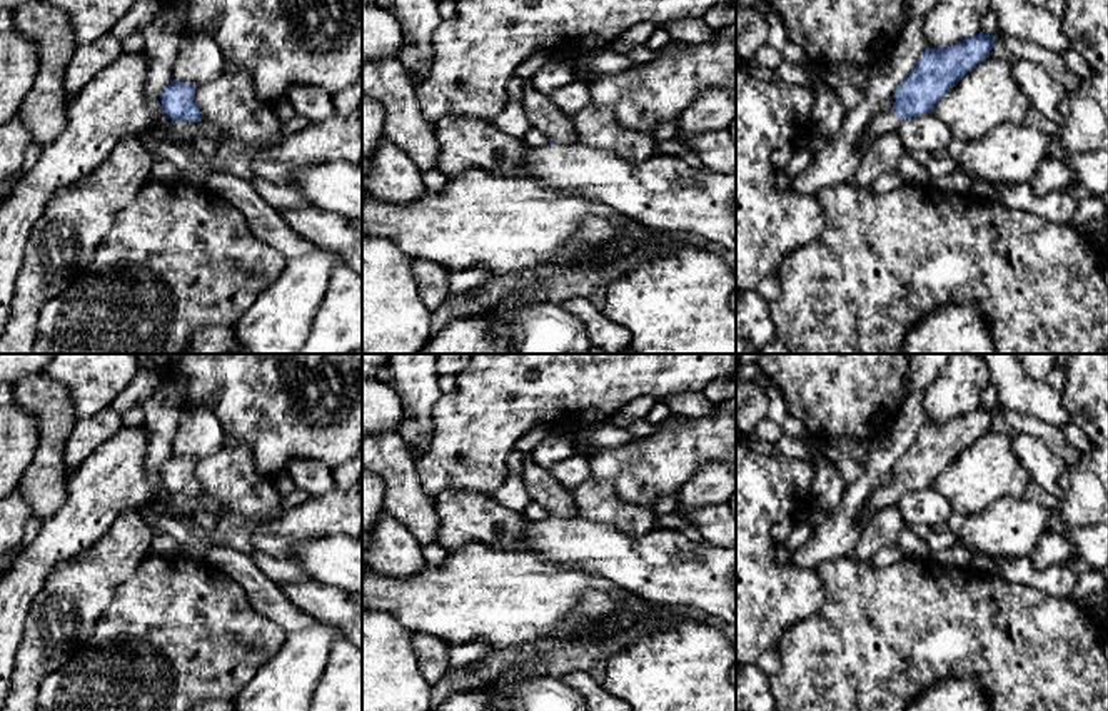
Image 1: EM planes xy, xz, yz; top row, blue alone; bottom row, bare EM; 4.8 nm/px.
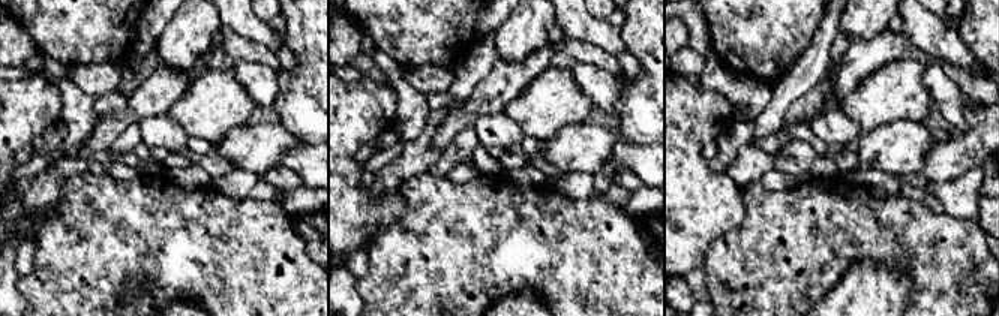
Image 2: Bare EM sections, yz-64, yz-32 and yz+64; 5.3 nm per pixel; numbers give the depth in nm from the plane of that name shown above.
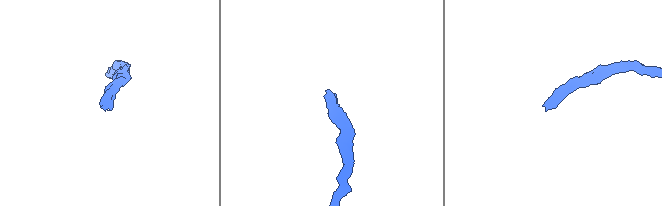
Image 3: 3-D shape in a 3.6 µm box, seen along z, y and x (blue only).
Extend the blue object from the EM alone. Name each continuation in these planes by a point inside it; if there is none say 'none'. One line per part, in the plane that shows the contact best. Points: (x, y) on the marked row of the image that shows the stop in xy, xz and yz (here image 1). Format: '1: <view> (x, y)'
1: yz (885, 121)

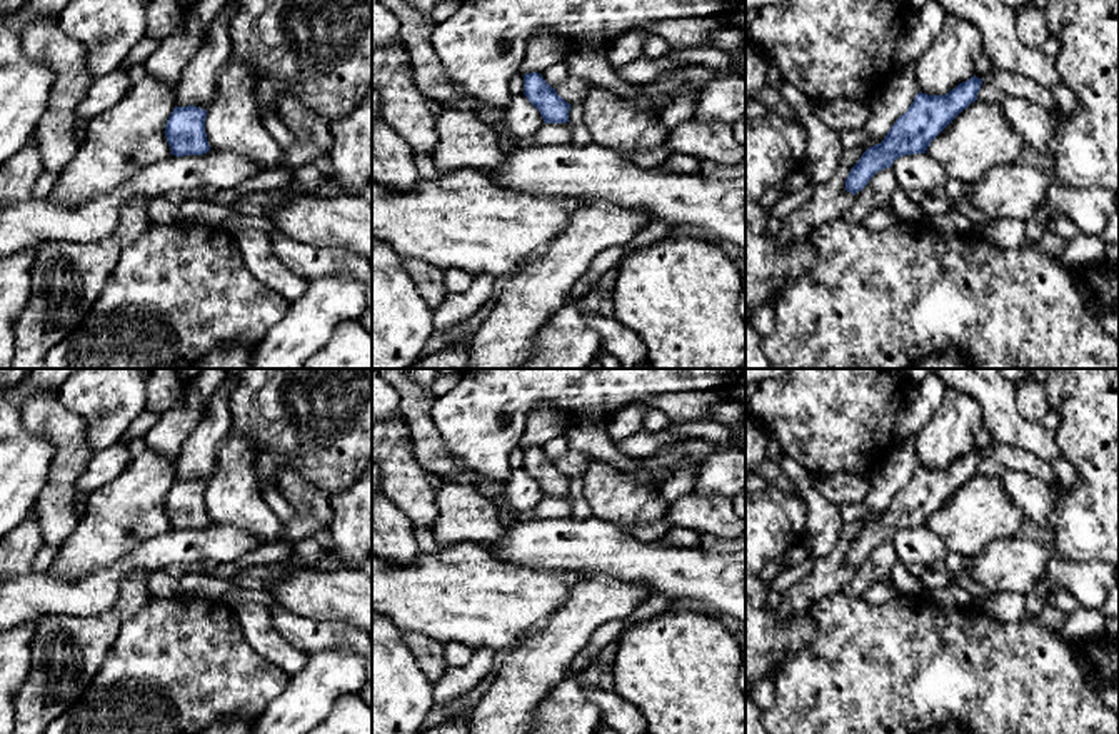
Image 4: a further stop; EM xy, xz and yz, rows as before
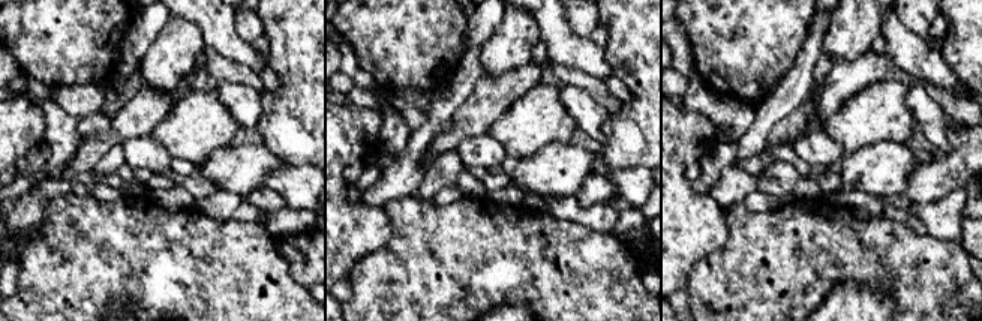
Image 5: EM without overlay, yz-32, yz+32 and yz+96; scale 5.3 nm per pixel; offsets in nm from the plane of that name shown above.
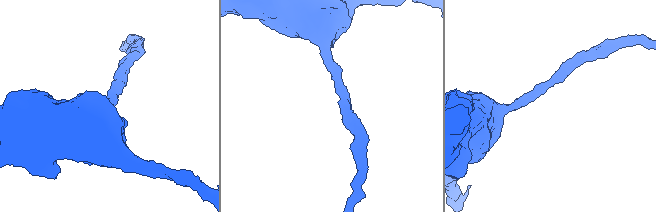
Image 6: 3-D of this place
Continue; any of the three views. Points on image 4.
none

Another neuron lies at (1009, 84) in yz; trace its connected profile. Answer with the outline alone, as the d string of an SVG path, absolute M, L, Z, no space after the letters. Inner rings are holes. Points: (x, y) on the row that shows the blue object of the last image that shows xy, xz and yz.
M994 65L991 67L989 78L1004 95L1027 98L1046 108L1056 120L1062 118L1064 113L1059 110L1051 90L1037 82L1019 73L1009 73Z

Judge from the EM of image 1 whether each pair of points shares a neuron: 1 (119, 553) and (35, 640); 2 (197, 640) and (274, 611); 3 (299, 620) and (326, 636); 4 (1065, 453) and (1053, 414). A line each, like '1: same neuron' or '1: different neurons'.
1: same neuron
2: different neurons
3: different neurons
4: different neurons

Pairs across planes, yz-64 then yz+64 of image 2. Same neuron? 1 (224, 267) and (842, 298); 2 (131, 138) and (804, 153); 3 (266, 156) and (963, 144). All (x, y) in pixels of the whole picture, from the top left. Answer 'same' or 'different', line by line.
1: different
2: same
3: different

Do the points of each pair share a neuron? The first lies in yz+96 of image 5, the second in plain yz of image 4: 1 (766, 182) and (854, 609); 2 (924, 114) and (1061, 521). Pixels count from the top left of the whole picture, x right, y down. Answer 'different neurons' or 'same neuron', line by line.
1: different neurons
2: different neurons

